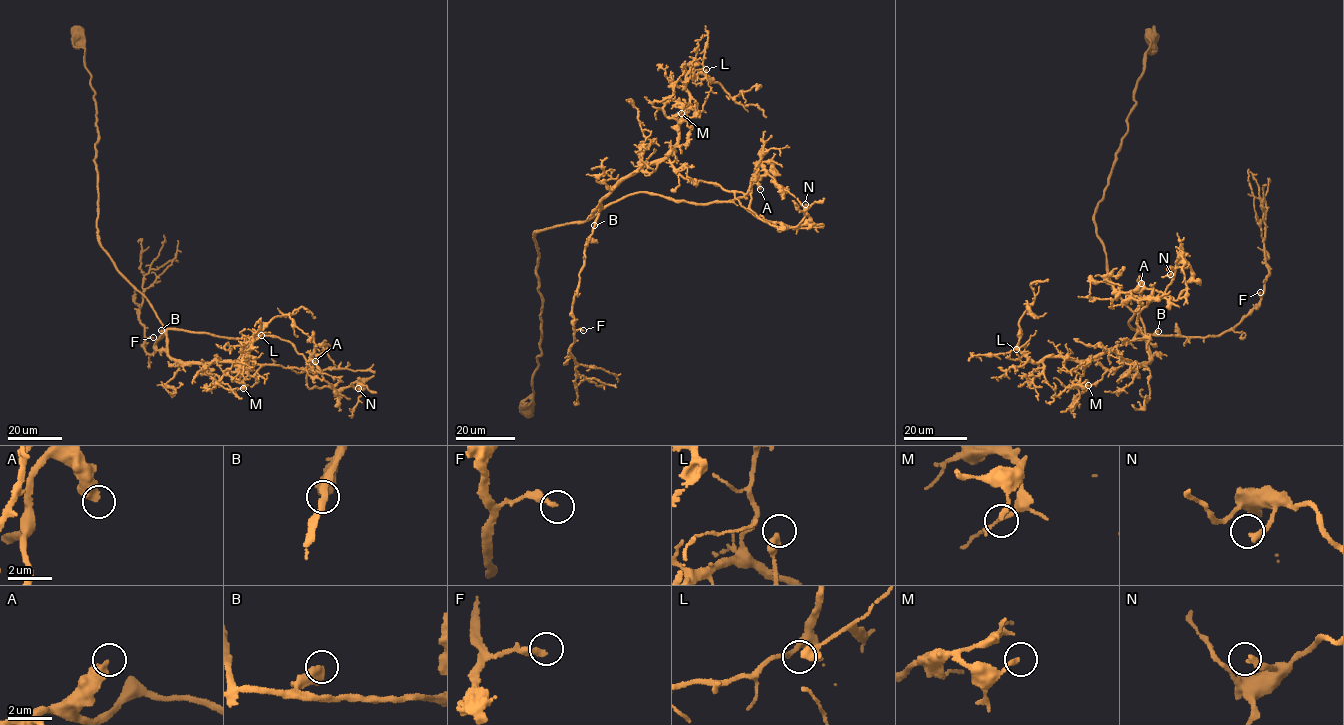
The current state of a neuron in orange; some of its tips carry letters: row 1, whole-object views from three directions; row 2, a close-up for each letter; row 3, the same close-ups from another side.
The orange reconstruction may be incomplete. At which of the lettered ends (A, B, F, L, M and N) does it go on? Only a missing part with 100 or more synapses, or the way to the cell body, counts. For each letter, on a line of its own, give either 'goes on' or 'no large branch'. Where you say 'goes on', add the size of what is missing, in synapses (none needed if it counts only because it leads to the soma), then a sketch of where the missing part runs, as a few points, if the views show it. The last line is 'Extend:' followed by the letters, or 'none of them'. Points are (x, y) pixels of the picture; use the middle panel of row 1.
A: no large branch
B: no large branch
F: no large branch
L: no large branch
M: no large branch
N: no large branch
Extend: none of them

